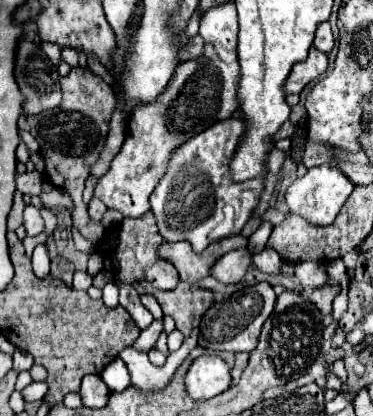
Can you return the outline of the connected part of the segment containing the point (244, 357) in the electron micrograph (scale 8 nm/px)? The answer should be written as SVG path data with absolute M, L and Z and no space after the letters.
M238 352L238 354L234 356L234 368L232 368L232 386L238 382L238 378L240 378L242 370L246 368L246 362L248 362L248 354L246 354L246 352Z

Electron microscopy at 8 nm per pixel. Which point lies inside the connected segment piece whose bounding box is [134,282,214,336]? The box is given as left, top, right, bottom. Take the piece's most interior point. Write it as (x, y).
(186, 301)

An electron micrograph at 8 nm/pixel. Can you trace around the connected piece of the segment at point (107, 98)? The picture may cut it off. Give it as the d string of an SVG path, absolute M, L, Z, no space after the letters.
M80 66L72 68L66 78L60 78L60 84L64 94L62 104L56 110L42 112L38 116L28 116L28 126L40 142L40 154L46 164L44 172L48 180L58 188L64 188L74 198L74 226L80 228L84 238L98 244L104 238L104 226L102 222L96 222L88 216L88 206L82 200L82 192L84 180L90 176L90 168L98 160L100 150L104 148L108 136L108 122L118 100L114 96L114 90L100 76L92 74L90 70L82 70Z

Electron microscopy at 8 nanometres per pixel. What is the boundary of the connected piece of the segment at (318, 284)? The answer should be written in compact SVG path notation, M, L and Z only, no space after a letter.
M304 262L294 266L292 278L302 288L322 288L326 284L326 270L324 270L324 264L320 262Z

